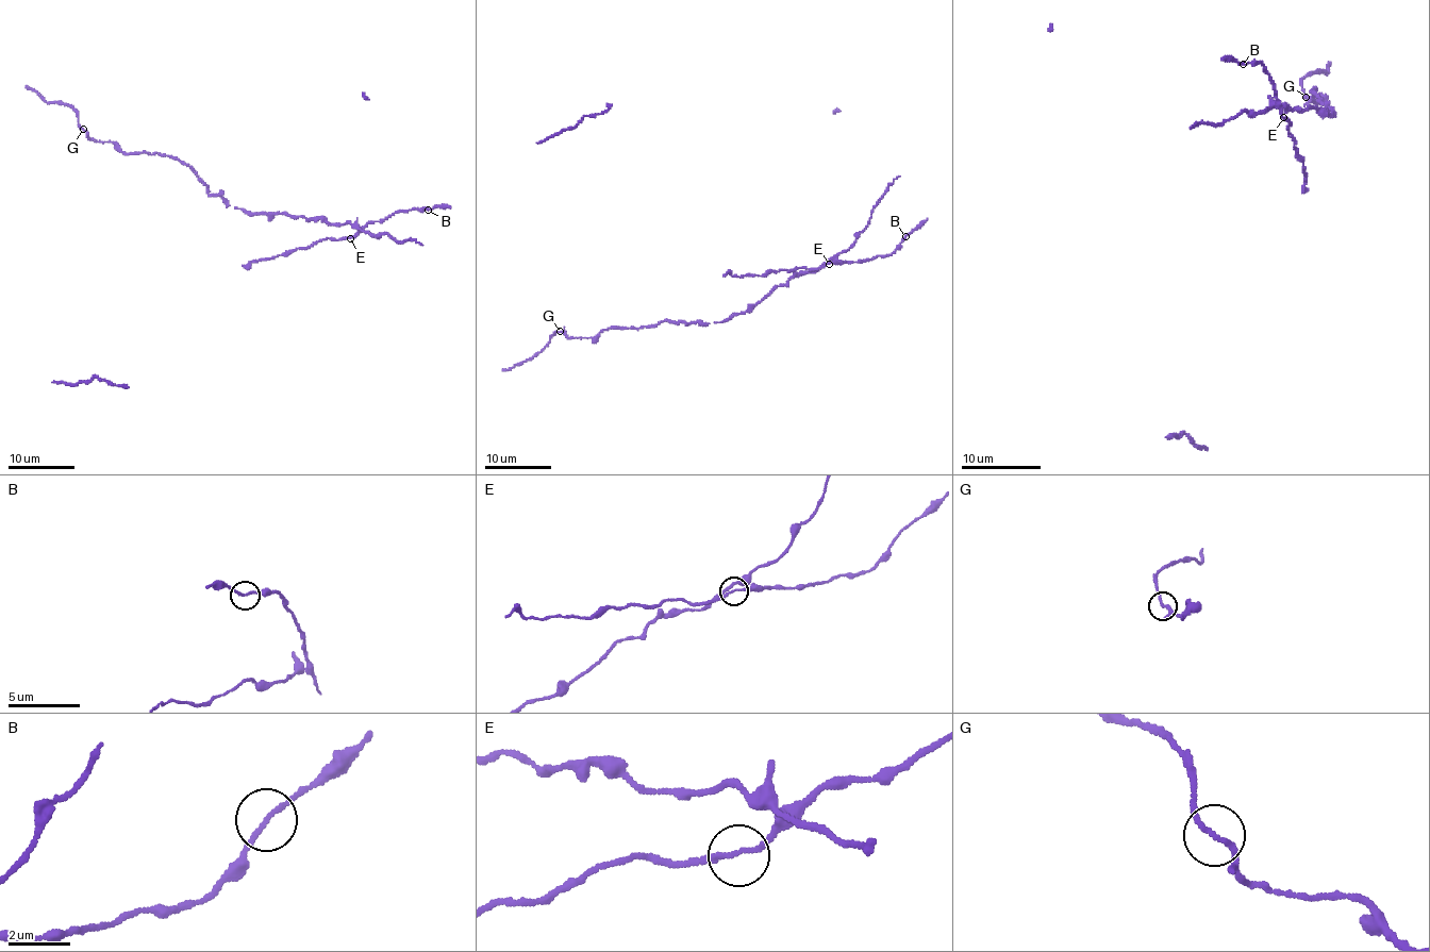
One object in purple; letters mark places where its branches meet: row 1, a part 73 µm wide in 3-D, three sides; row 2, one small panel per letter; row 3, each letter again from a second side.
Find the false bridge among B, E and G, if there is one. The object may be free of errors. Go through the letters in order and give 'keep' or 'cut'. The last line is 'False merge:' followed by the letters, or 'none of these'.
B: keep
E: keep
G: keep
False merge: none of these

